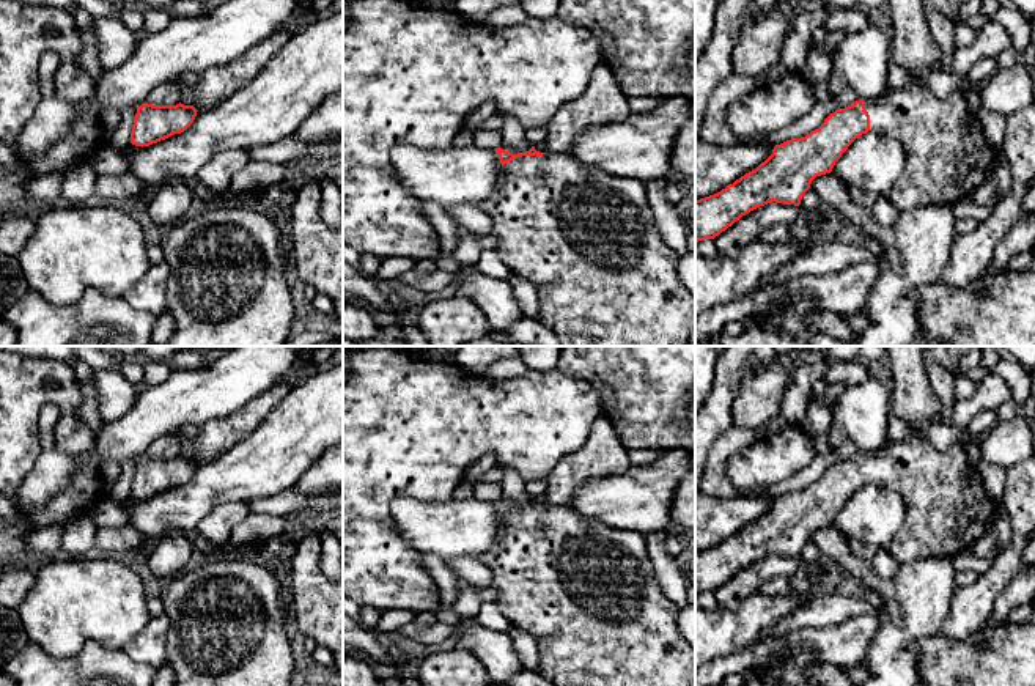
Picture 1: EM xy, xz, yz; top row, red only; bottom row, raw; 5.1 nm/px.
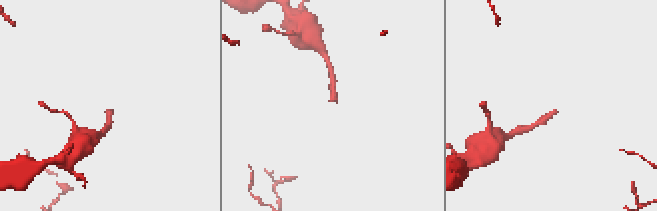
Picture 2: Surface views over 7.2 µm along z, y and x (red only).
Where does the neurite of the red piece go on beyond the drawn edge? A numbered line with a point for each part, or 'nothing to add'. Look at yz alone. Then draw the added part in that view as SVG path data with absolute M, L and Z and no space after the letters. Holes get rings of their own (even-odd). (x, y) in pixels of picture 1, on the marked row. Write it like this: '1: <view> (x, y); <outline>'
1: yz (947, 158); M887 0L887 6L895 30L890 60L911 74L911 83L865 104L870 129L897 138L904 148L904 170L886 197L900 211L953 206L964 198L972 198L974 192L994 175L996 165L1007 157L1000 148L988 143L961 91L956 90L948 98L936 98L930 91L926 72L939 63L942 52L925 17L926 0Z

